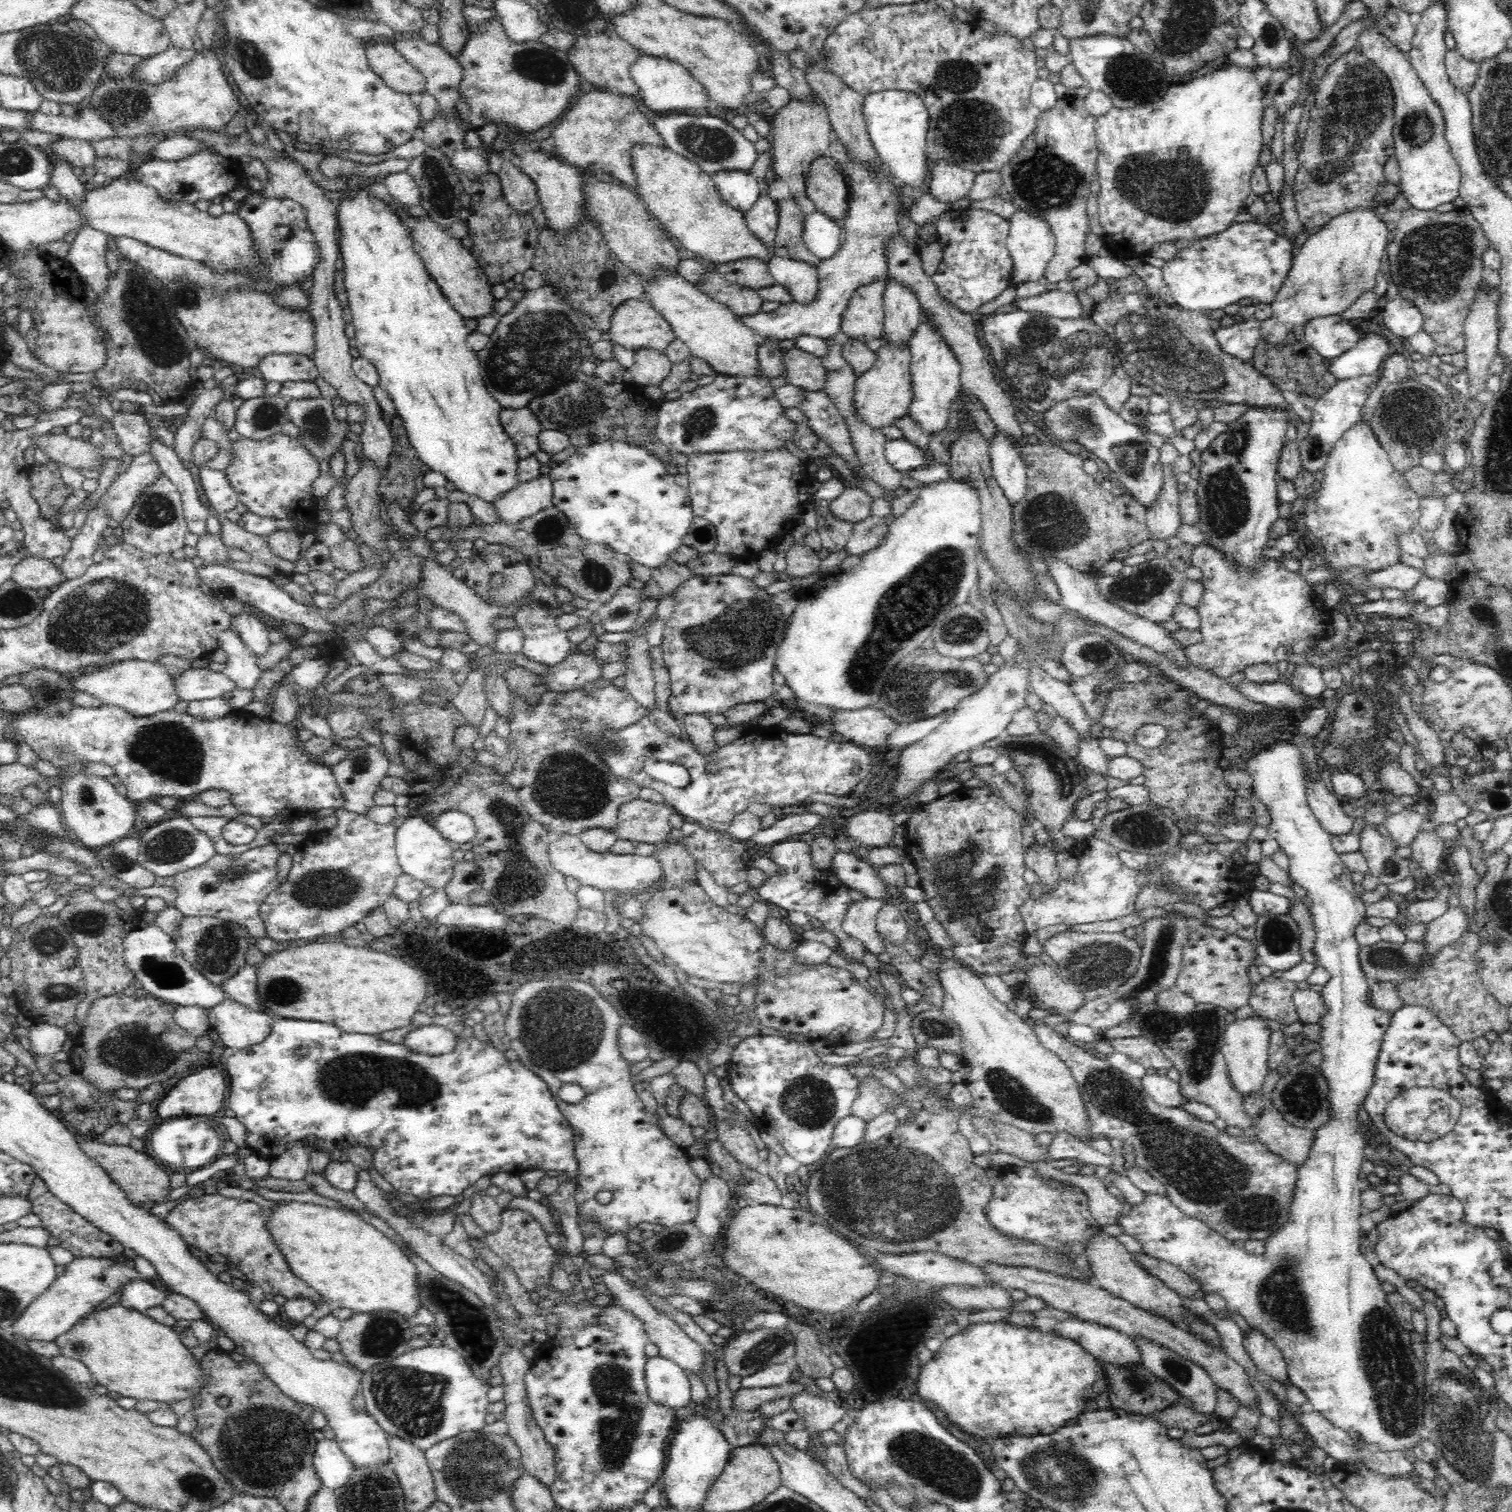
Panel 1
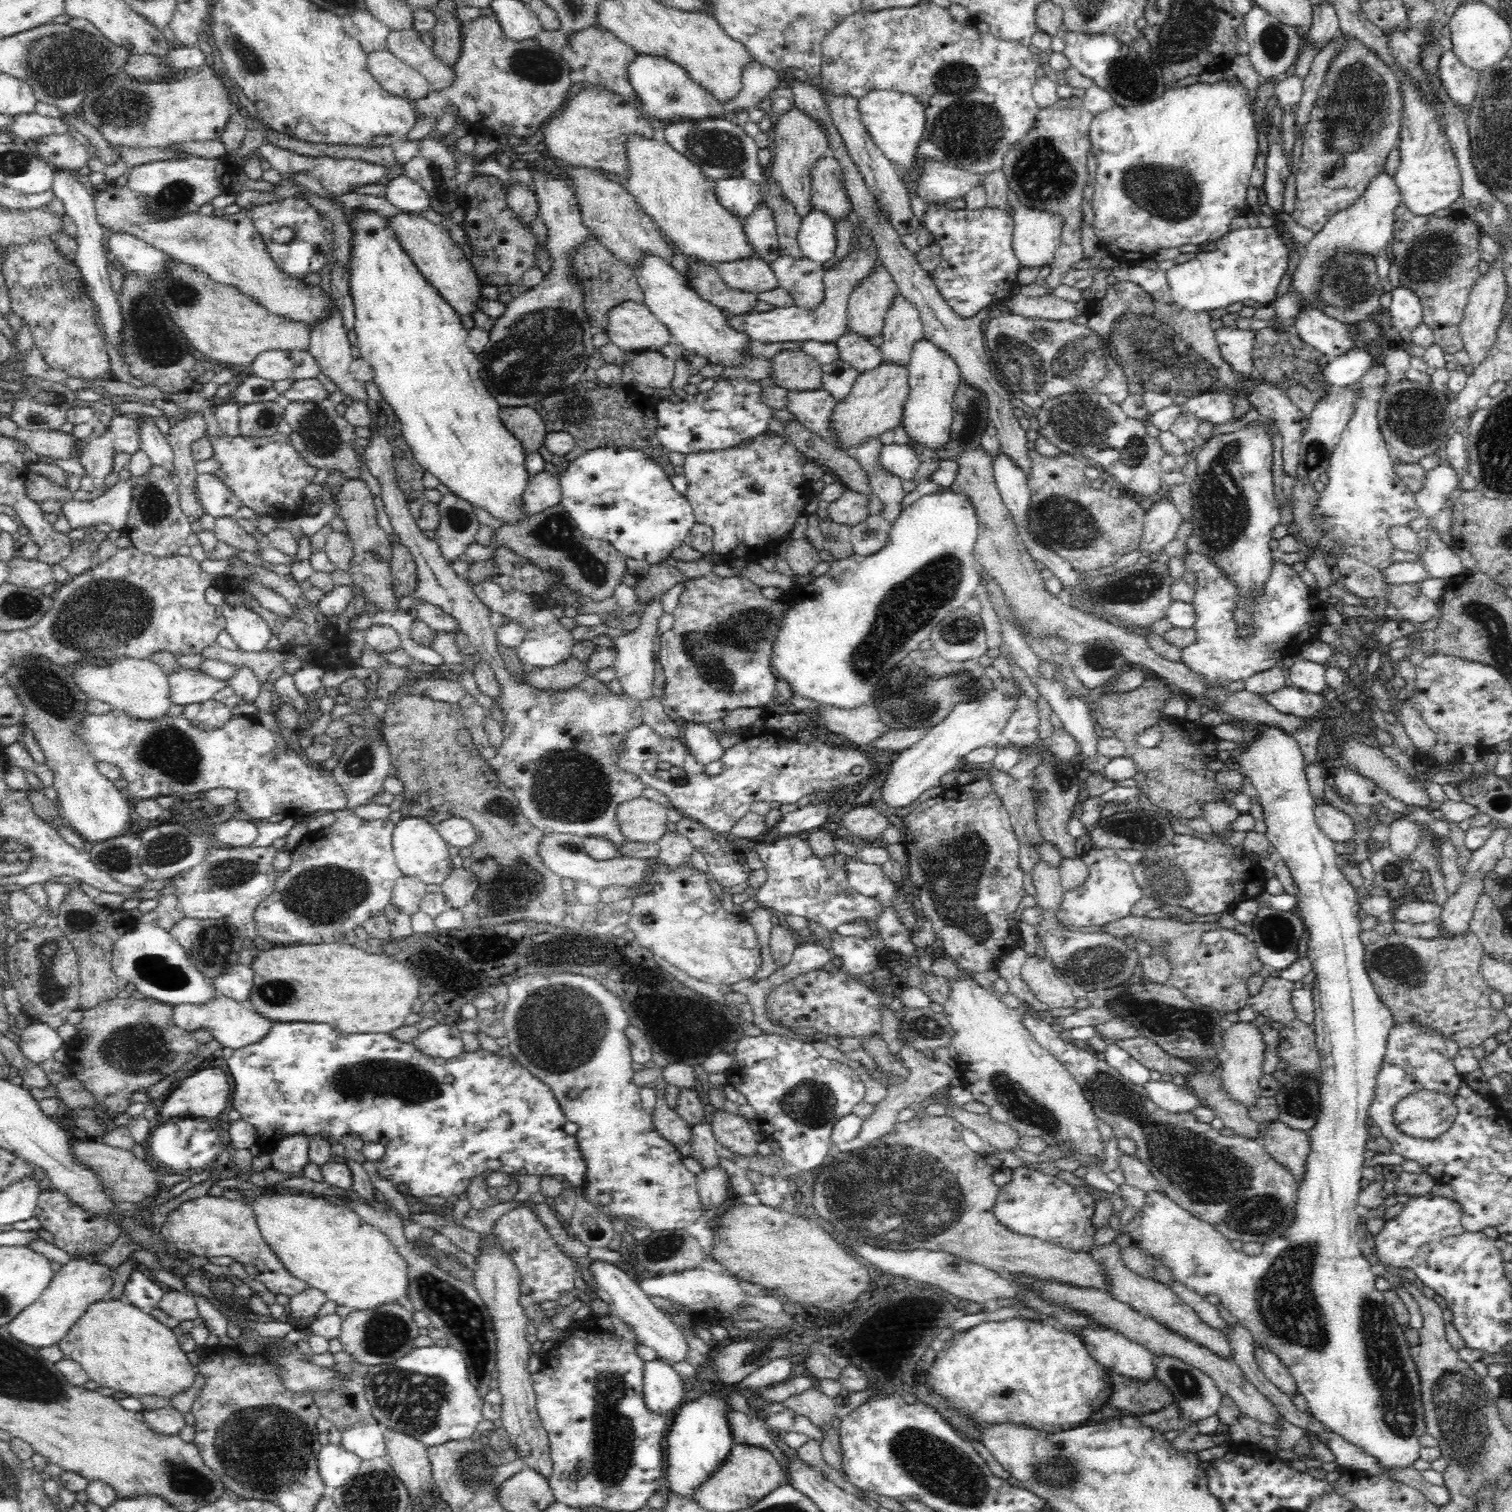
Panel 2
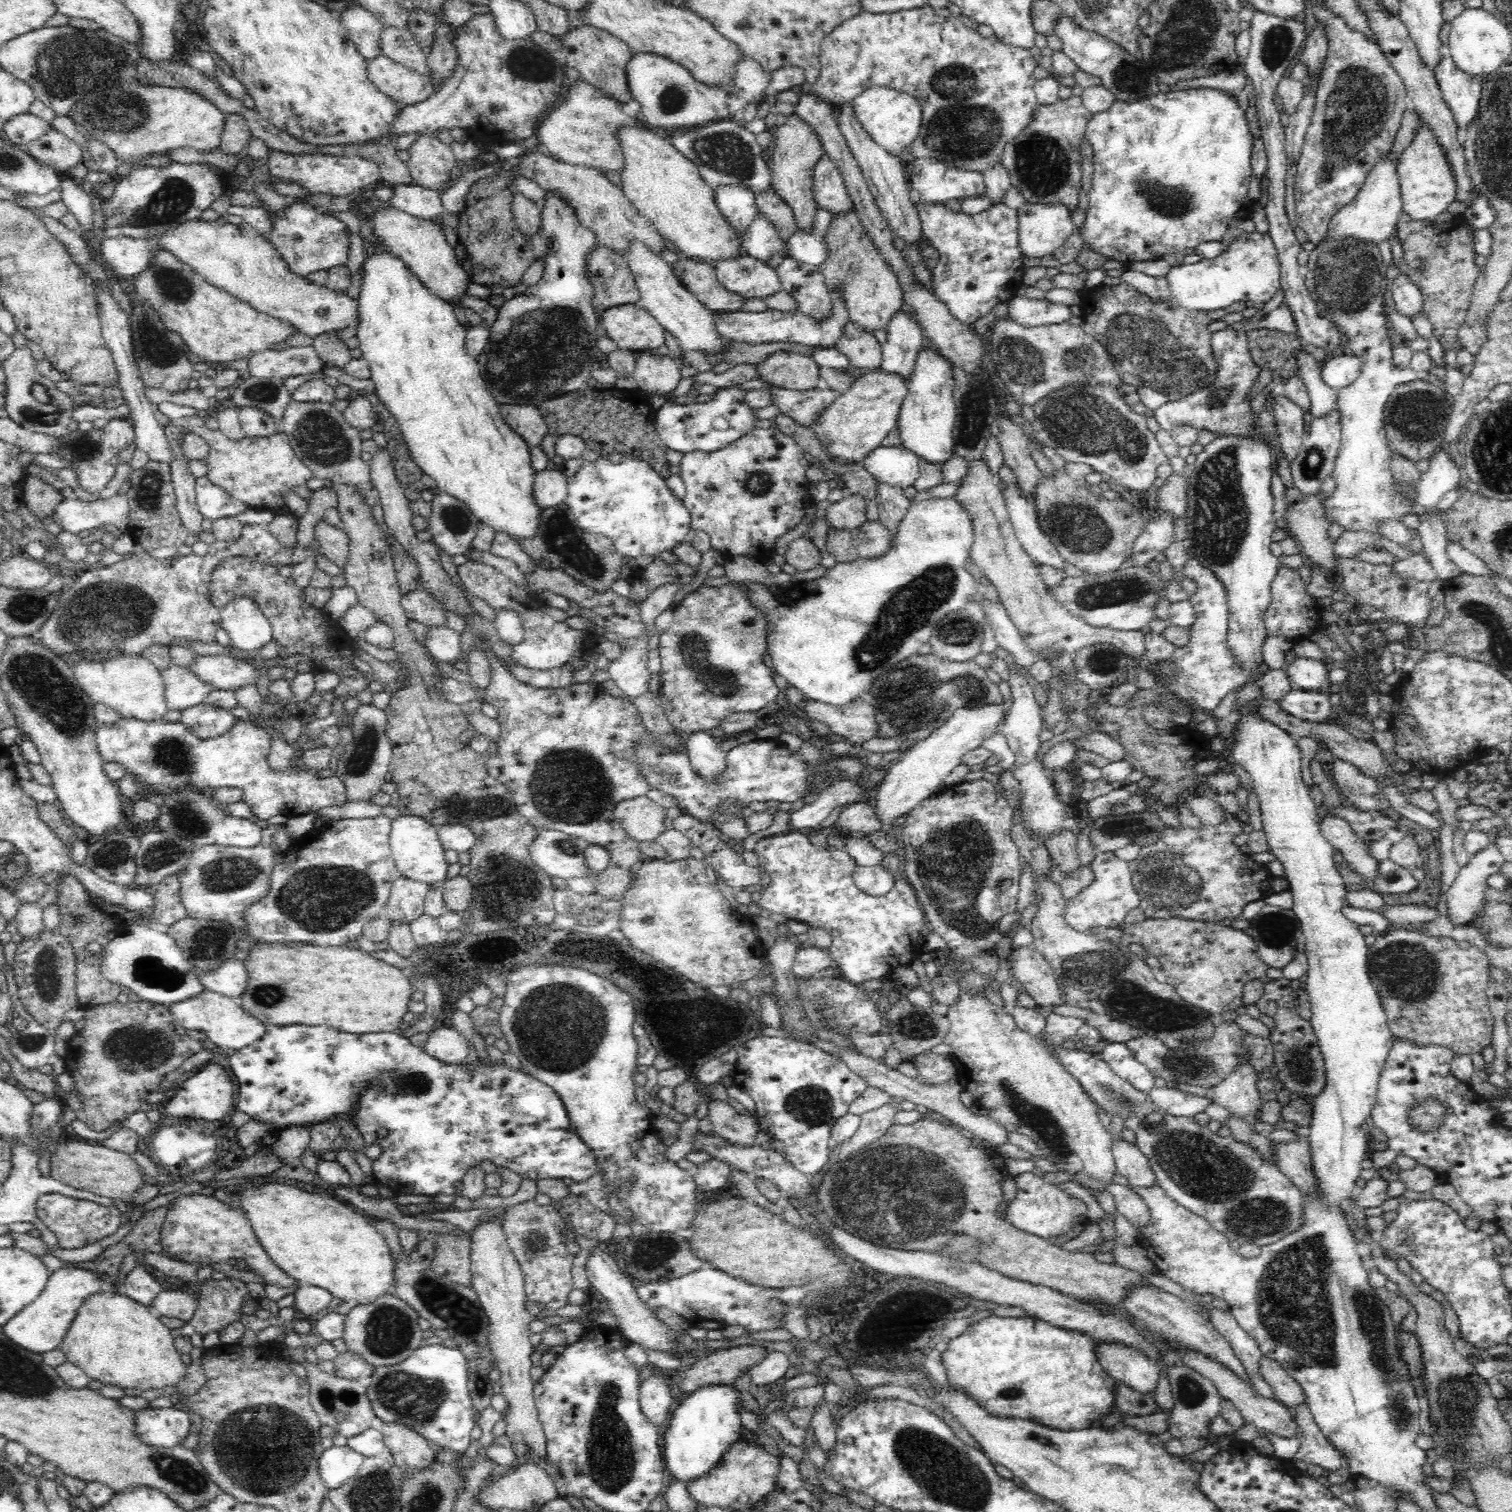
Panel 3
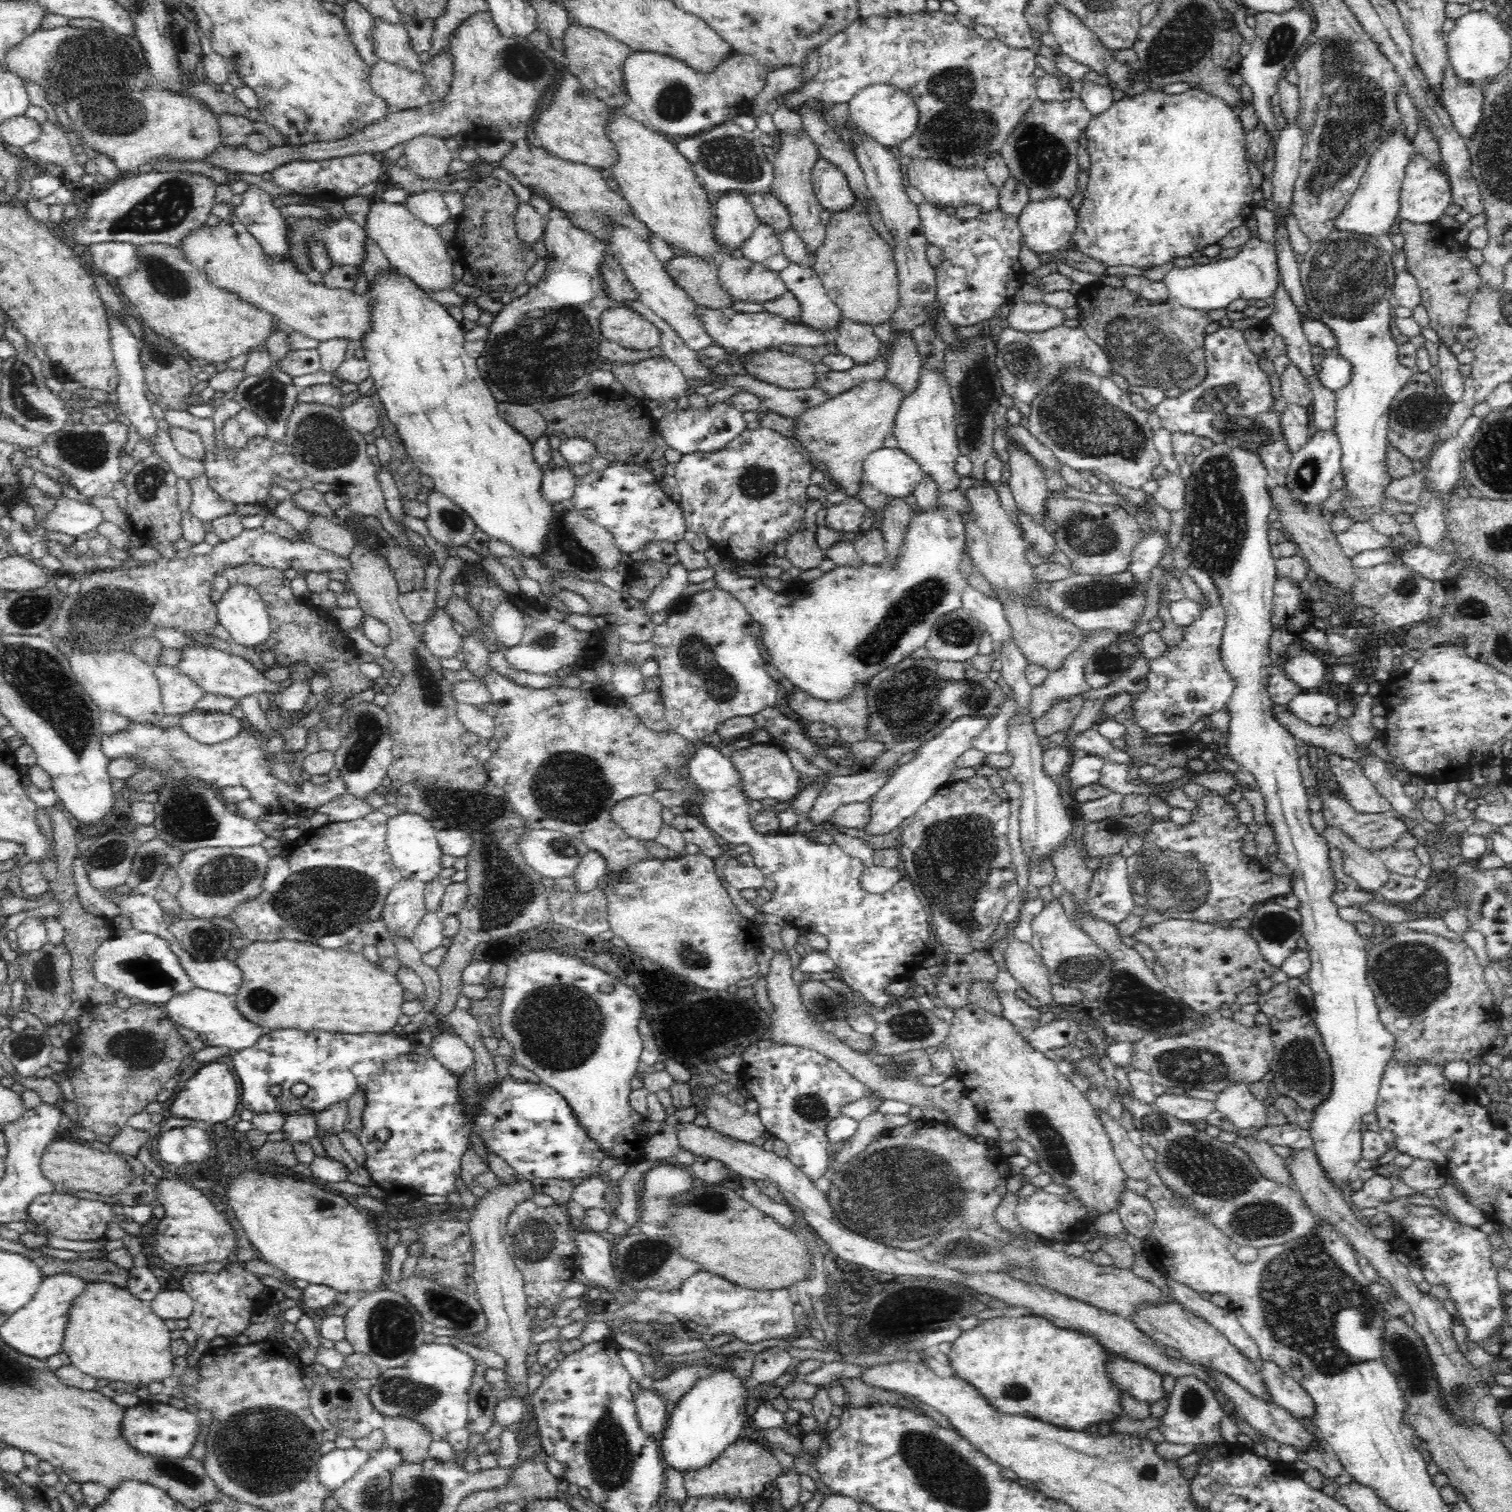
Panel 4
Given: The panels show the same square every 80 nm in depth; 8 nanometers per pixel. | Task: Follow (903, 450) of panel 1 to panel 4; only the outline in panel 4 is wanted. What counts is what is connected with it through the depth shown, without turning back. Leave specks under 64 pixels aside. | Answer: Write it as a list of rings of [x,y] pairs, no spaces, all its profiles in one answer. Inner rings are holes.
[[[880,448],[872,452],[866,458],[863,472],[874,489],[894,500],[913,494],[923,477],[918,462],[898,448]]]

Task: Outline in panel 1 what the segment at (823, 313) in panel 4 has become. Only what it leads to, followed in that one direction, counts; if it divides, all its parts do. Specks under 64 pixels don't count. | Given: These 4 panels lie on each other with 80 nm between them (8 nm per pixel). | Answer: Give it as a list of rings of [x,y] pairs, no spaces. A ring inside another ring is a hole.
[[[774,254],[767,266],[775,284],[785,286],[794,301],[804,305],[816,298],[819,276],[813,263]]]

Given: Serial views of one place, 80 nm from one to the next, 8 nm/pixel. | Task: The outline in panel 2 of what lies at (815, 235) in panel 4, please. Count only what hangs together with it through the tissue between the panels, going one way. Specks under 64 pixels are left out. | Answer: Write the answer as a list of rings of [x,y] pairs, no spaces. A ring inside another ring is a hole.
[[[796,106],[784,113],[776,124],[772,125],[774,127],[772,130],[774,138],[771,141],[772,168],[768,168],[768,171],[772,172],[772,178],[782,186],[786,200],[790,201],[800,217],[804,218],[812,211],[810,210],[812,170],[819,159],[829,154],[826,129]]]

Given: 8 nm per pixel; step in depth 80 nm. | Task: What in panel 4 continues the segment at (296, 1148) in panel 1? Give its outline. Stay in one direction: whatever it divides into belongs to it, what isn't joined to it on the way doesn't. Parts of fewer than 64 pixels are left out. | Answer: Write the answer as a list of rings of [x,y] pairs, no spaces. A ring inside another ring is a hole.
[[[300,1108],[292,1114],[288,1114],[280,1130],[284,1132],[284,1137],[286,1137],[286,1140],[283,1141],[291,1146],[293,1143],[307,1144],[313,1137],[317,1136],[317,1116],[318,1114],[309,1108],[308,1110]]]

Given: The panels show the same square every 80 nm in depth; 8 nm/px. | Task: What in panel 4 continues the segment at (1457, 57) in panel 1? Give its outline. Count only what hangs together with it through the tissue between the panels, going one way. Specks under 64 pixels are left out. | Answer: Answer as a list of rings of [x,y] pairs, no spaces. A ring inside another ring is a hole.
[[[1451,63],[1445,68],[1441,87],[1441,103],[1450,113],[1451,124],[1464,140],[1470,140],[1482,120],[1484,89],[1460,79]]]

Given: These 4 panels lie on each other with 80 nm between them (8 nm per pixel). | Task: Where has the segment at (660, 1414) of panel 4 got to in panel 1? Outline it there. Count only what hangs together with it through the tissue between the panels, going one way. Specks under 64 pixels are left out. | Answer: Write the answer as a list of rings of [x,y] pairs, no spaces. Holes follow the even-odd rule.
[[[659,1355],[645,1365],[648,1398],[667,1409],[690,1406],[691,1389],[688,1376],[672,1360]]]

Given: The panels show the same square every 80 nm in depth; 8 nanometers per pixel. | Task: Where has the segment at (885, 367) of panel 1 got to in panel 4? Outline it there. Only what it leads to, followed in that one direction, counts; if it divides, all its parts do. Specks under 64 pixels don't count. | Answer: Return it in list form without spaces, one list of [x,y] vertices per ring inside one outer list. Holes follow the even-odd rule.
[[[886,378],[880,382],[862,382],[818,407],[808,408],[798,419],[794,419],[796,442],[807,457],[826,472],[830,481],[839,483],[846,496],[857,497],[866,458],[883,448],[886,436],[895,426],[895,417],[904,398],[903,390],[892,386]]]

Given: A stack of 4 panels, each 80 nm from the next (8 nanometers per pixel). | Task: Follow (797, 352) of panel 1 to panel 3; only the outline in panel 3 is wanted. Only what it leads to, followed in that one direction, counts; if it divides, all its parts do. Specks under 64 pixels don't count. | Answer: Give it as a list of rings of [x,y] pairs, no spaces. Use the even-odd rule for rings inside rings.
[[[777,351],[756,365],[756,375],[768,386],[802,391],[817,388],[819,368],[812,357]]]

